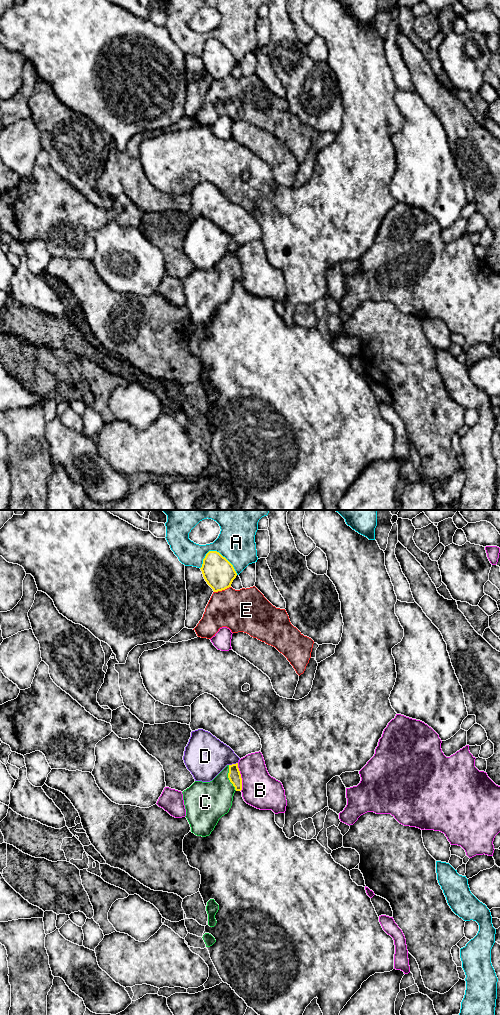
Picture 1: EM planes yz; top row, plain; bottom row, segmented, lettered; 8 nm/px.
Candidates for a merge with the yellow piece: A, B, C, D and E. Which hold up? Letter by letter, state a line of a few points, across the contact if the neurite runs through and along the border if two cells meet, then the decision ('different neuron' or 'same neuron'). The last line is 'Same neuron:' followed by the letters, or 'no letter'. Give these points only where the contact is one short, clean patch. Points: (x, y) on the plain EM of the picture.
A: different neuron
B: different neuron
C: yz (234, 263), (228, 265), (208, 289) | same neuron
D: yz (237, 250), (229, 253) | different neuron
E: different neuron
Same neuron: C

